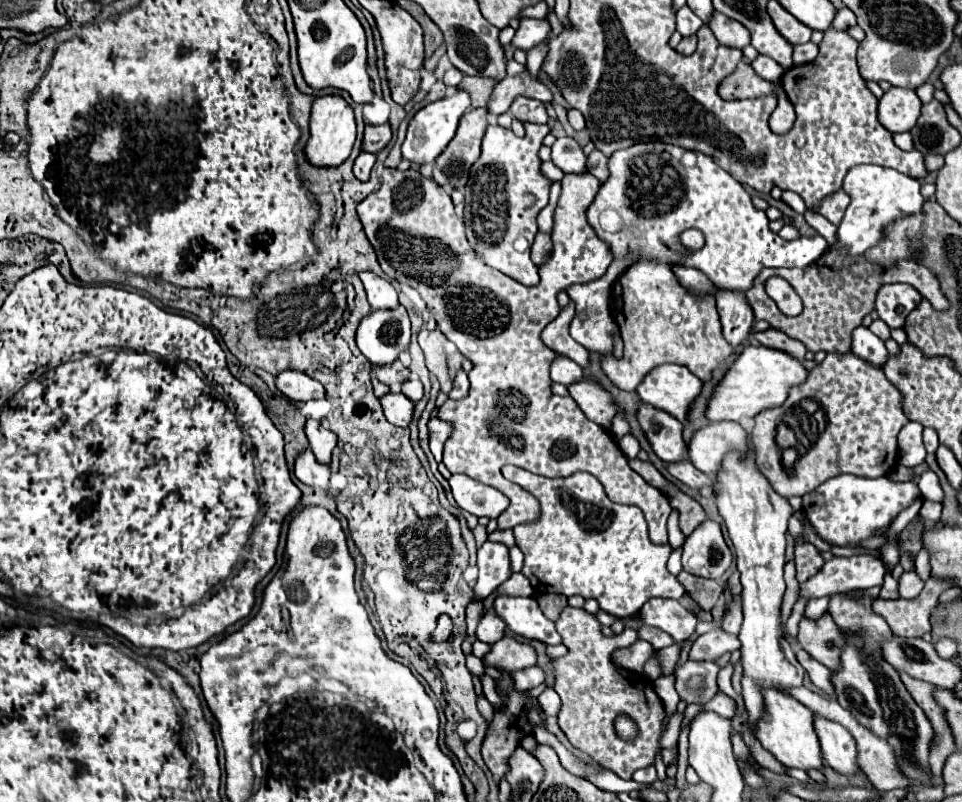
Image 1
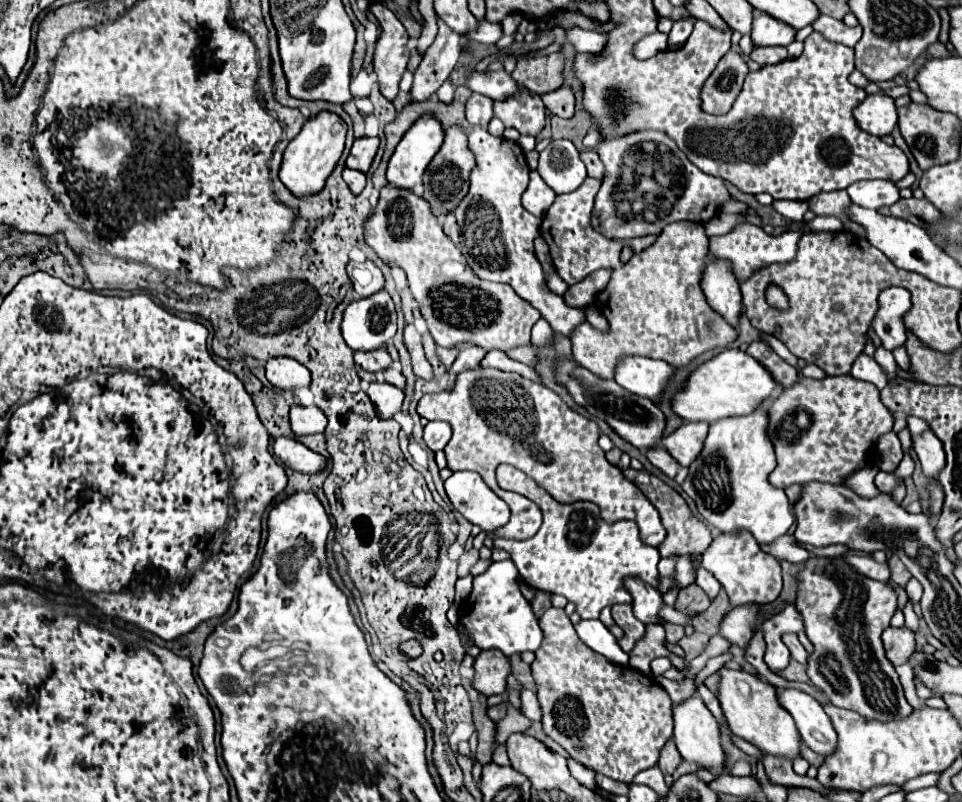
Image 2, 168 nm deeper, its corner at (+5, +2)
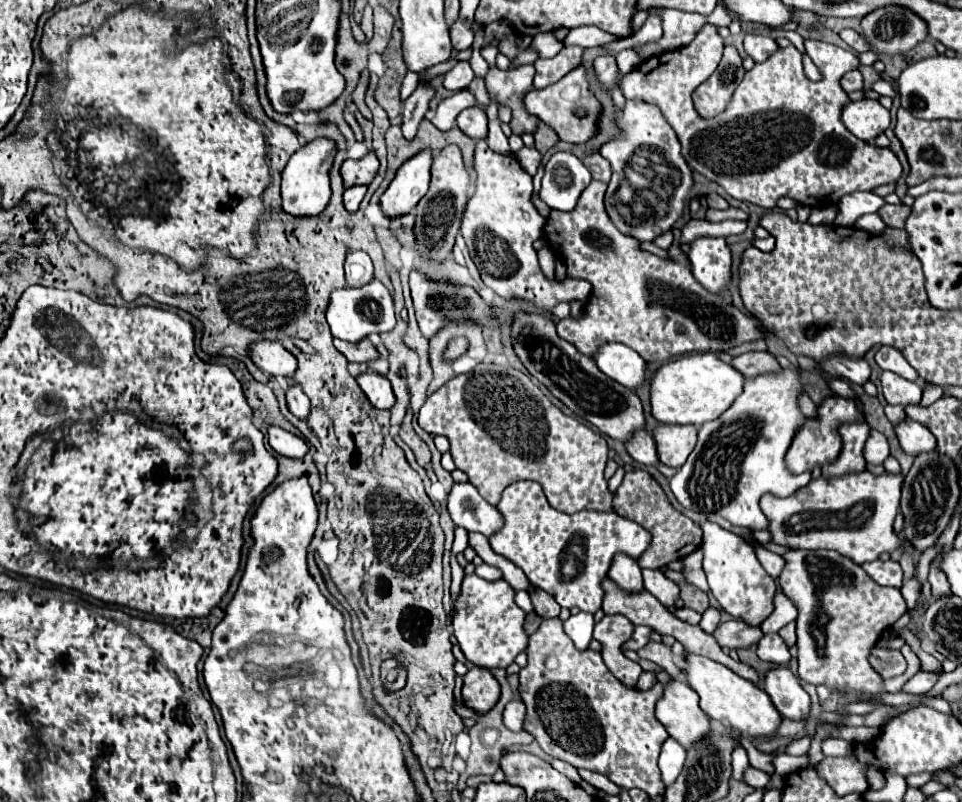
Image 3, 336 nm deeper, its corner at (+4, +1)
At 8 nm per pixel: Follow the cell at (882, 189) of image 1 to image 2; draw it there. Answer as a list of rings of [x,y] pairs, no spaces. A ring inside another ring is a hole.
[[[888,180],[856,182],[848,186],[846,192],[854,204],[862,208],[872,208],[872,210],[878,210],[882,206],[892,206],[894,202],[900,200],[898,188],[894,186],[894,182],[888,182]]]

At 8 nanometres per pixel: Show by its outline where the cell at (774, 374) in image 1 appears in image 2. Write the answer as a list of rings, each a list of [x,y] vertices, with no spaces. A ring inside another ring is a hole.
[[[730,348],[730,350],[720,352],[712,360],[700,364],[696,370],[692,370],[684,388],[672,398],[672,412],[688,422],[702,420],[710,424],[728,416],[750,414],[776,388],[778,384],[752,356],[748,356],[746,352],[738,348]]]

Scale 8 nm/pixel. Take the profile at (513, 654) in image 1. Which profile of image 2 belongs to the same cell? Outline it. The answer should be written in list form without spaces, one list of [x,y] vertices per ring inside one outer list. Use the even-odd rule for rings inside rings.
[[[486,650],[474,660],[474,678],[472,688],[484,696],[504,694],[506,678],[510,674],[510,664],[500,650]]]

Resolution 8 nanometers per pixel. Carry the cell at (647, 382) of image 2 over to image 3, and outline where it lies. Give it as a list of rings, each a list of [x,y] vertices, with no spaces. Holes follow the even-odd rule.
[[[607,343],[599,349],[599,353],[593,357],[597,367],[611,377],[613,381],[625,385],[627,389],[639,389],[645,383],[645,369],[647,363],[627,345]]]

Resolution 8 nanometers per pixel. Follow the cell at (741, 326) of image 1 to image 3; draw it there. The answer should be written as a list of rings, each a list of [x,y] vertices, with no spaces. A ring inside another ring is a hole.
[[[701,237],[691,243],[689,251],[695,279],[715,295],[729,291],[733,281],[733,259],[723,237]]]

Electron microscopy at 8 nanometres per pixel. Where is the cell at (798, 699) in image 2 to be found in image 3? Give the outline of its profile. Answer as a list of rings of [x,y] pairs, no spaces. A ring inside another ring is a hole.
[[[787,667],[771,669],[765,675],[763,689],[783,717],[793,721],[807,721],[811,717],[811,697]]]

